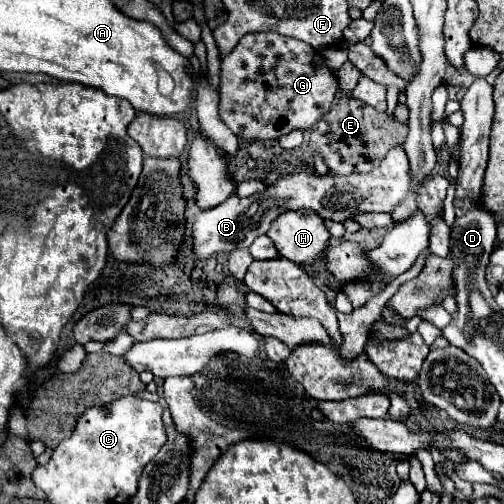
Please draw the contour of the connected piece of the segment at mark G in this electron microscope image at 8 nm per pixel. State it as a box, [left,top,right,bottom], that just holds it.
[219,31,337,141]

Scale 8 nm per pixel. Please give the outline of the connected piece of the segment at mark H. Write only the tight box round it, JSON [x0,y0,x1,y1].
[267,209,331,263]

